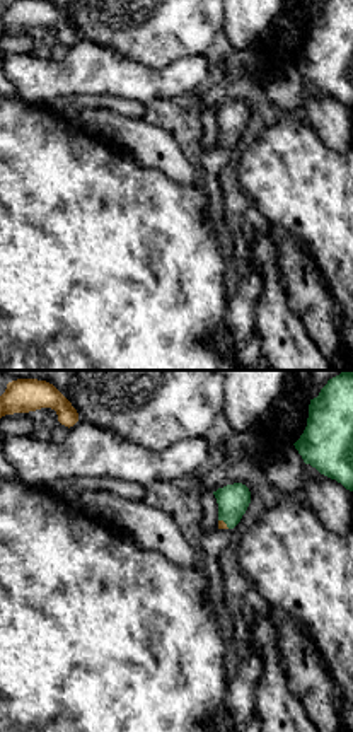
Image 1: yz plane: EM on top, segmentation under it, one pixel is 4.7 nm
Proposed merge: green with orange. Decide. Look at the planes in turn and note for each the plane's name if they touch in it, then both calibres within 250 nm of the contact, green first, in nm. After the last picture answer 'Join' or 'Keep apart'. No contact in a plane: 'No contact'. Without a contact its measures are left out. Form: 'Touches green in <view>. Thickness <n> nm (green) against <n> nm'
Touches green in yz. Thickness 150 nm (green) against 40 nm

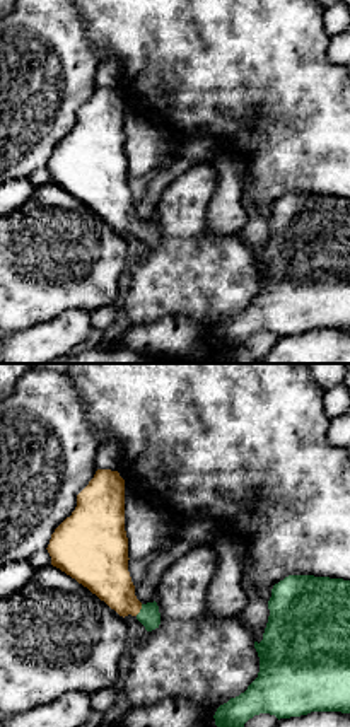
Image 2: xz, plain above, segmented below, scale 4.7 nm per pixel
Touches green in xz. Thickness 100 nm (green) against 220 nm

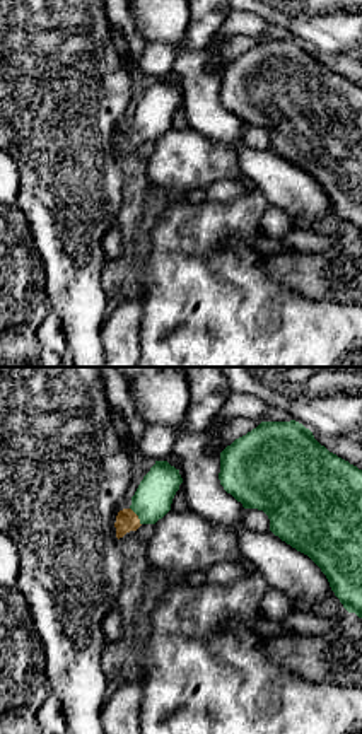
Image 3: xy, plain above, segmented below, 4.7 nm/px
Touches green in xy. Thickness 180 nm (green) against 100 nm

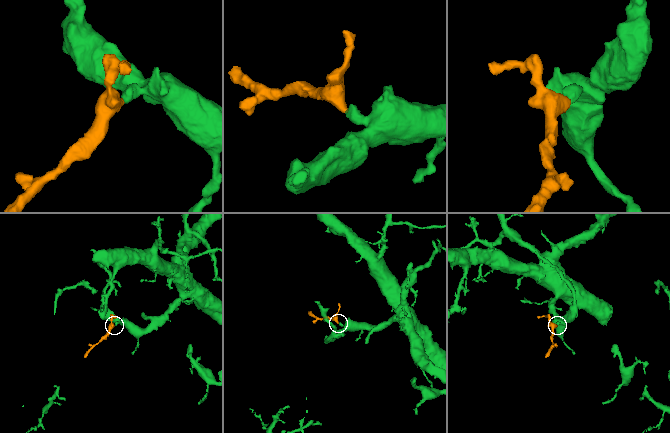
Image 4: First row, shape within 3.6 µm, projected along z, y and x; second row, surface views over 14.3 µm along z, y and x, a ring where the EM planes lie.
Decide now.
Join

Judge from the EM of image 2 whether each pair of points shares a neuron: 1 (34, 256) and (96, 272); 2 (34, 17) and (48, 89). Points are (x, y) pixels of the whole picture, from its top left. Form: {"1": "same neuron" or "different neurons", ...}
{"1": "same neuron", "2": "same neuron"}

